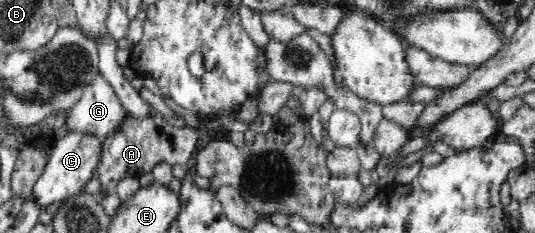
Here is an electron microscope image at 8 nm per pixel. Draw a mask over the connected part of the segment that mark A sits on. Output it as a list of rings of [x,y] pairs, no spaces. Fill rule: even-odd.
[[[152,106],[142,118],[126,114],[114,134],[106,136],[102,141],[103,157],[97,167],[103,195],[116,192],[118,182],[126,177],[138,179],[142,174],[152,172],[154,166],[160,162],[167,162],[170,166],[174,163],[186,164],[192,160],[198,138],[200,129],[172,125],[160,112],[152,109]]]

